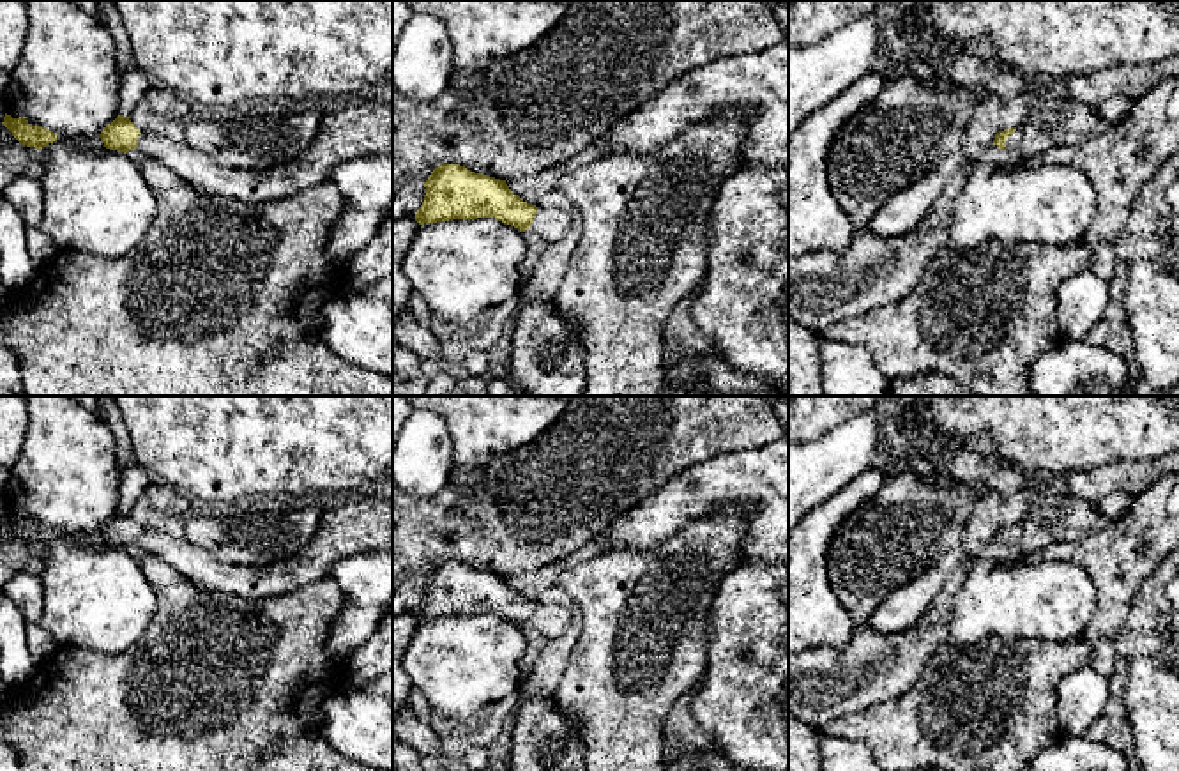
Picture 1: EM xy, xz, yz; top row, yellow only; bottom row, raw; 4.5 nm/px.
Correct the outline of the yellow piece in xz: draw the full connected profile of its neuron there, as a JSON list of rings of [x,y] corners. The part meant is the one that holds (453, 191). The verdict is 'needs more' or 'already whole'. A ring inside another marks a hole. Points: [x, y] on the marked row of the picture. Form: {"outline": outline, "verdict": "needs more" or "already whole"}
{"outline": [[[460,164],[435,168],[424,187],[424,202],[415,212],[419,225],[495,218],[520,232],[532,230],[546,242],[562,239],[571,226],[567,212],[537,209],[514,195],[506,180]]], "verdict": "needs more"}

